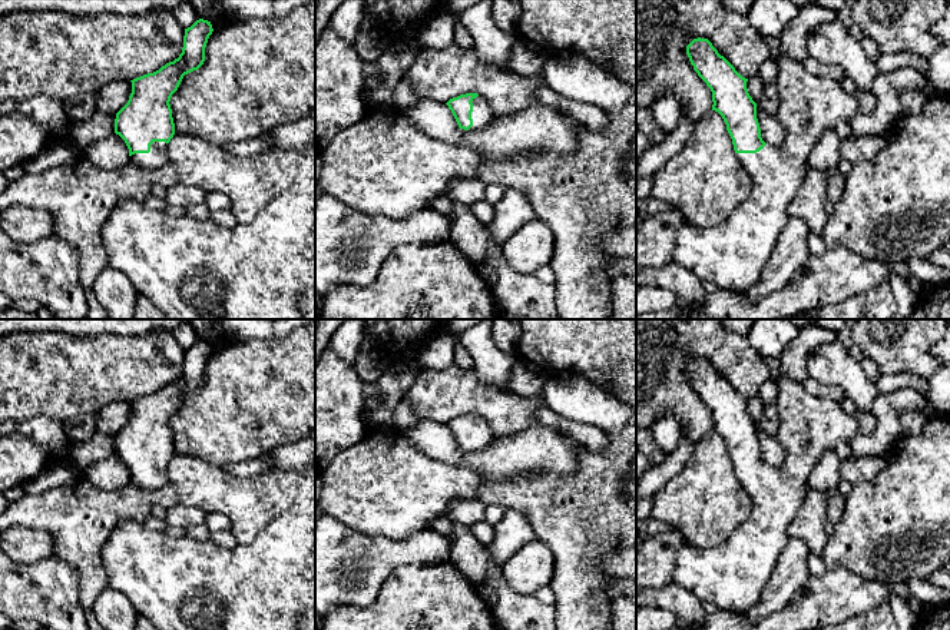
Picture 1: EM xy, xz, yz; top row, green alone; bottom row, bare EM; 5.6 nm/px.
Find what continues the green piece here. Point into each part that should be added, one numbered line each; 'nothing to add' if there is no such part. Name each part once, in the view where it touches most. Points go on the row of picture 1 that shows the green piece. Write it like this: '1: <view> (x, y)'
1: xy (156, 158)

